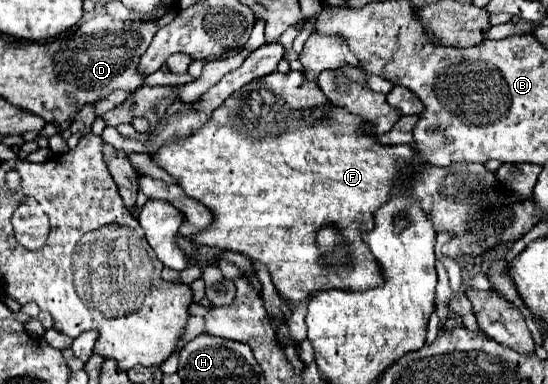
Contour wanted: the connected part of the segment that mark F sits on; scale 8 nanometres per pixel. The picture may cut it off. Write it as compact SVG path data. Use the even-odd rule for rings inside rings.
M274 72L274 74L268 74L260 80L254 80L246 86L242 86L240 90L236 90L230 98L226 98L222 102L222 106L218 106L212 116L208 118L208 122L198 128L196 132L192 132L190 136L176 136L176 138L170 138L160 150L156 150L152 154L152 162L158 164L162 170L166 170L174 180L176 184L194 200L198 200L200 204L204 204L210 212L212 212L212 226L200 230L194 234L194 242L196 244L202 244L202 246L216 246L216 248L228 248L228 250L236 250L236 252L242 252L244 256L248 256L250 260L260 260L268 266L270 270L270 276L272 276L272 283L277 290L277 297L273 297L272 302L265 305L266 310L271 316L278 318L279 320L287 320L291 314L291 308L289 306L290 301L301 301L302 298L306 298L306 294L312 294L314 290L318 288L346 288L346 290L366 290L366 288L374 288L374 286L380 286L382 284L382 274L378 270L378 264L374 262L370 250L366 250L366 246L362 244L360 240L360 232L362 230L368 230L372 224L372 214L376 210L376 206L382 206L382 202L386 202L388 194L392 192L392 182L394 178L398 176L398 170L396 170L396 164L398 162L408 162L410 156L414 154L414 148L408 146L408 144L400 144L400 146L382 146L374 140L374 136L366 134L360 130L360 124L362 124L362 118L358 116L352 116L350 112L342 110L342 108L336 108L334 104L330 104L326 100L326 96L322 94L322 90L318 88L318 84L314 80L304 80L304 74L302 72L288 72L288 74L280 74L280 72ZM324 224L336 224L338 228L344 230L344 236L346 240L350 242L350 250L354 254L354 264L350 268L330 268L330 266L322 266L318 262L318 250L316 250L316 244L314 244L314 232L324 226Z

